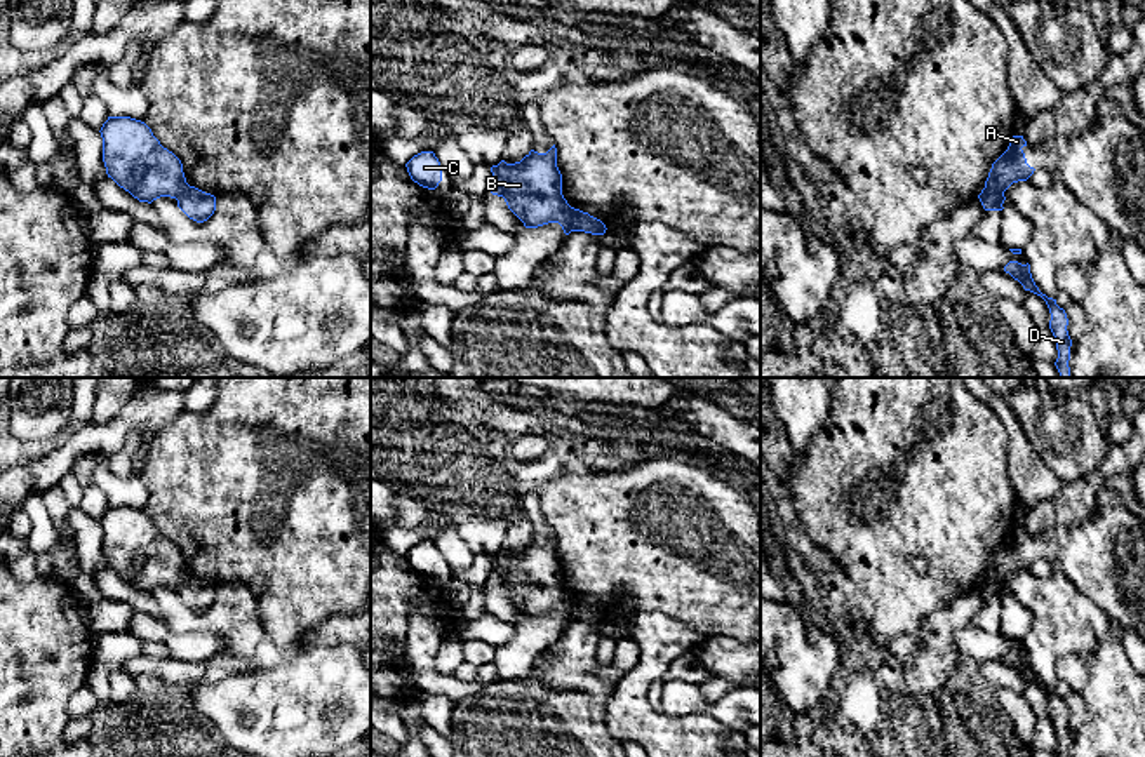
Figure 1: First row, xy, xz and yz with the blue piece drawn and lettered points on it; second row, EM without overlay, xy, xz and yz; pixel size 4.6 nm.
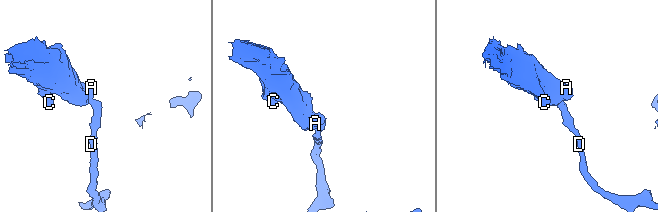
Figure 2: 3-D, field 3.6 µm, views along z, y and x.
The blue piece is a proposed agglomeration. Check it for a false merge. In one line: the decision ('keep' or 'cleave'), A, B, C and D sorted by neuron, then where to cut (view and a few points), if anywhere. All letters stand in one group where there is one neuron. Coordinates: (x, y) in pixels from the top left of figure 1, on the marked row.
cleave | A B C / D | xz (569, 207), (569, 225), (573, 230)

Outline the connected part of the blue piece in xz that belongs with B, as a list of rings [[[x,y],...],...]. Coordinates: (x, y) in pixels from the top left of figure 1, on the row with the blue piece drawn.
[[[555,144],[546,153],[531,150],[515,164],[501,160],[491,167],[491,172],[489,191],[503,197],[526,228],[559,223],[566,235],[572,231],[571,205],[562,195]]]

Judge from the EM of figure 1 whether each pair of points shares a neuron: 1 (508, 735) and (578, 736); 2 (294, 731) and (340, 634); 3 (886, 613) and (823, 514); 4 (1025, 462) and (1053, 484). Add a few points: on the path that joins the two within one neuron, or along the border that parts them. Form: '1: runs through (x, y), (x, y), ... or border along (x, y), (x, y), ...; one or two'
1: runs through (526, 738), (561, 738); one
2: border along (352, 643), (305, 648); two
3: runs through (886, 589), (884, 573), (848, 536); one
4: runs through (1032, 468), (1046, 482); one

